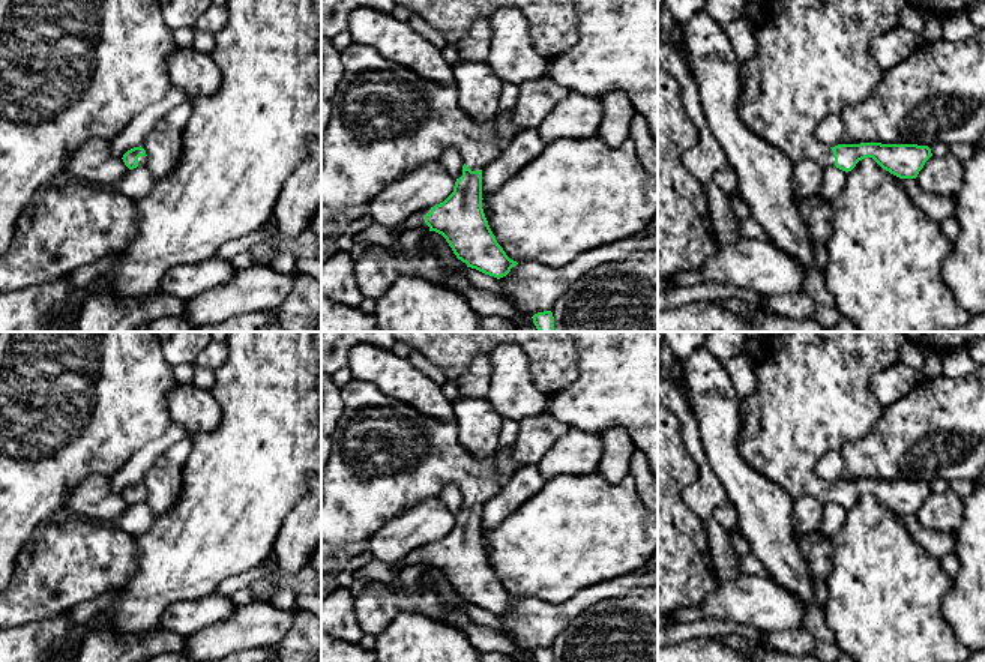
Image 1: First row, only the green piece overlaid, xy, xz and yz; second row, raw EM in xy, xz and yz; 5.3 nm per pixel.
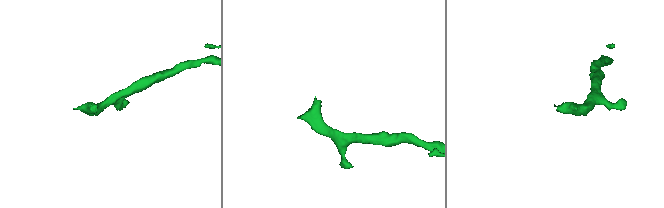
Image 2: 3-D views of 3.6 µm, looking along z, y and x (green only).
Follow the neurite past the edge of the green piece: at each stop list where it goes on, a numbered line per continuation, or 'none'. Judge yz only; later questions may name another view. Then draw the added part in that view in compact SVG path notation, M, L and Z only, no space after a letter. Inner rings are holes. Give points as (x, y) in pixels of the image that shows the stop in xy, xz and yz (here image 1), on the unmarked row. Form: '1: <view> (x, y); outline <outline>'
1: yz (813, 395); outline M767 332L769 357L757 362L755 392L739 399L740 431L736 447L745 462L782 488L791 500L812 495L821 503L835 503L833 488L818 477L815 465L829 450L838 450L866 437L883 414L883 405L869 384L875 372L899 362L901 347L908 339L901 332Z

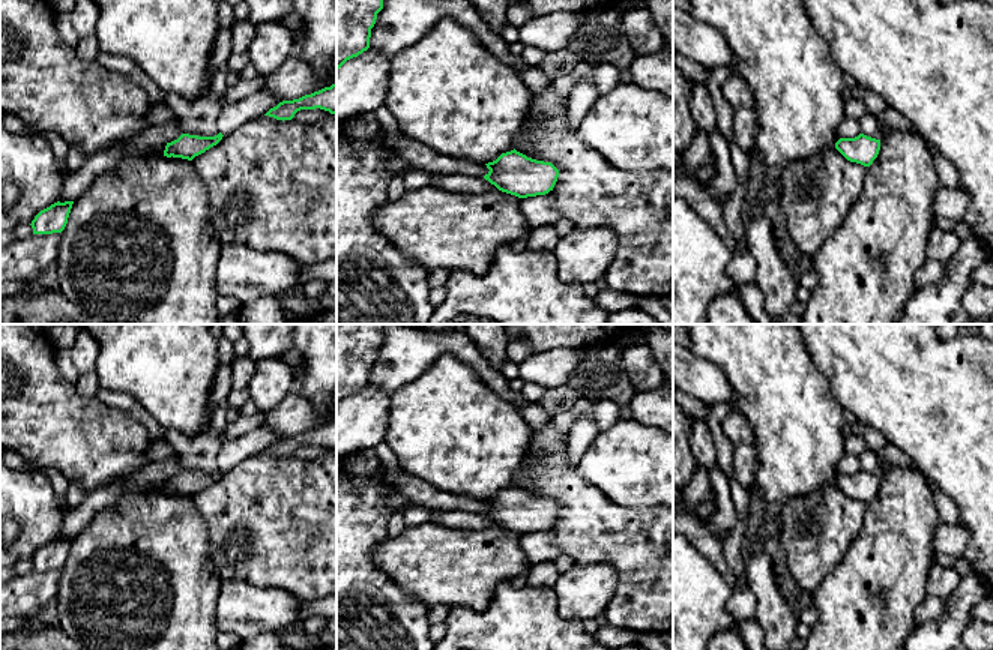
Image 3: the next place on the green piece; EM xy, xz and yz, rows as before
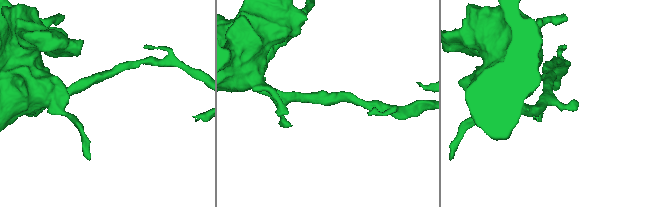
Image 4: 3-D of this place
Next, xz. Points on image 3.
none

